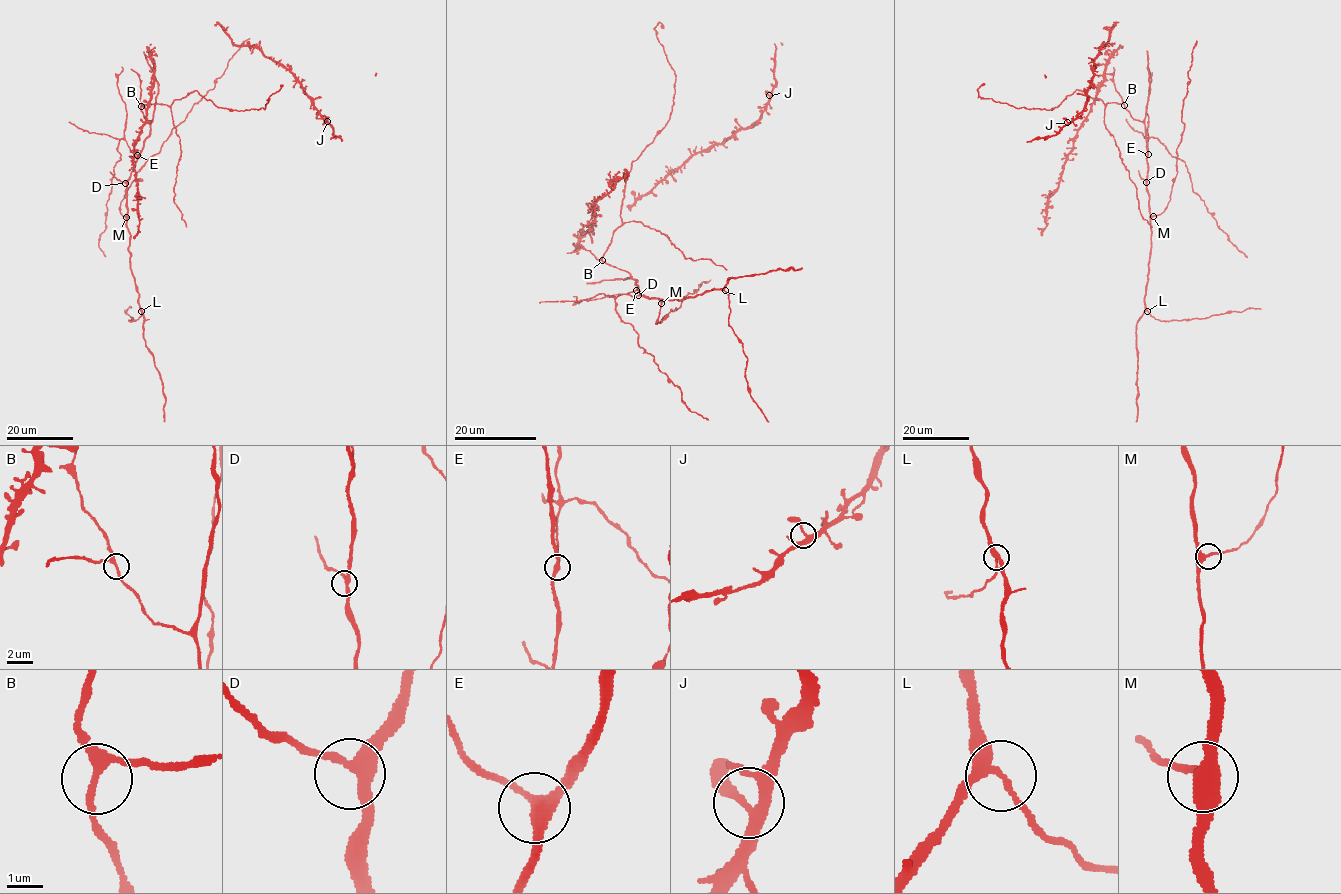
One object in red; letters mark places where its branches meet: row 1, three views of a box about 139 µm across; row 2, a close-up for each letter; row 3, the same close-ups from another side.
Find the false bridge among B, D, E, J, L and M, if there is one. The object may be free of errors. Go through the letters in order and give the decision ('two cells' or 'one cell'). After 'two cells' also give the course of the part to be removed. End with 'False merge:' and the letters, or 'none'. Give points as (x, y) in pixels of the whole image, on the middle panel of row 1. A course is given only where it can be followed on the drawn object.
B: one cell
D: one cell
E: one cell
J: one cell
L: one cell
M: one cell
False merge: none

